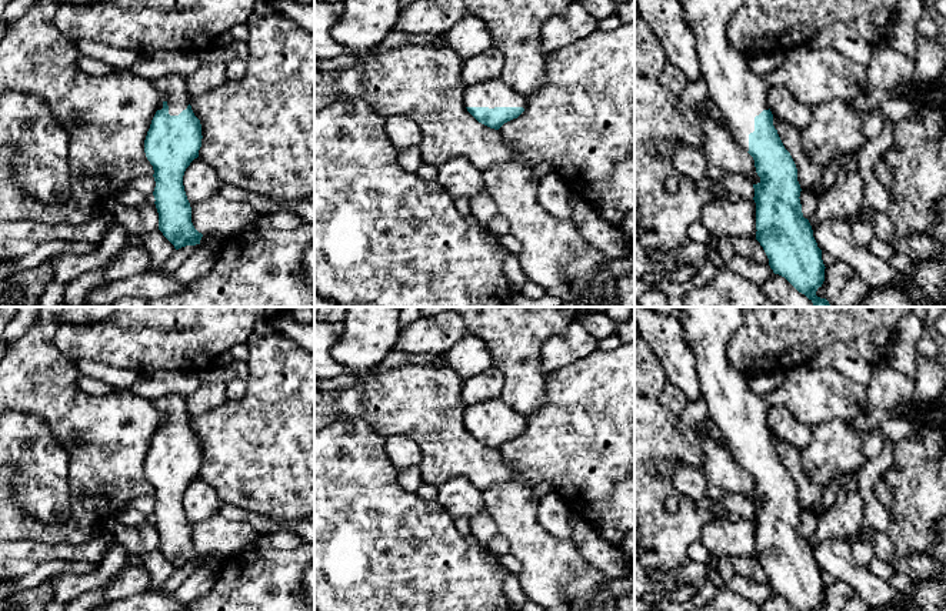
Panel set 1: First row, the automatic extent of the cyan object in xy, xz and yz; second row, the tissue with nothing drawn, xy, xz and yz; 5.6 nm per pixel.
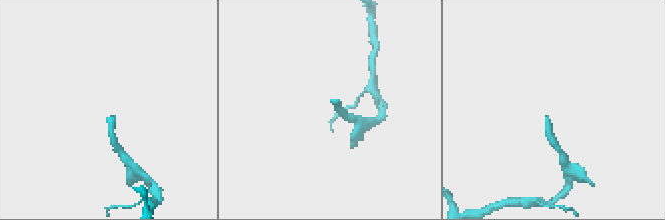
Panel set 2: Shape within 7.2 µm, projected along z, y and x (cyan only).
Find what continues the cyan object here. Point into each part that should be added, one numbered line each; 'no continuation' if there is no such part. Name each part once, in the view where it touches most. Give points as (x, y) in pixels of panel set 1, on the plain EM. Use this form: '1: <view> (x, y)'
1: xz (492, 413)

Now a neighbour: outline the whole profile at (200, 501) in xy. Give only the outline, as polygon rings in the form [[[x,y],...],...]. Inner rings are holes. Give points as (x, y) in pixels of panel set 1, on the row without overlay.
[[[197,477],[186,488],[183,505],[189,522],[194,524],[219,514],[221,501],[214,488]]]

